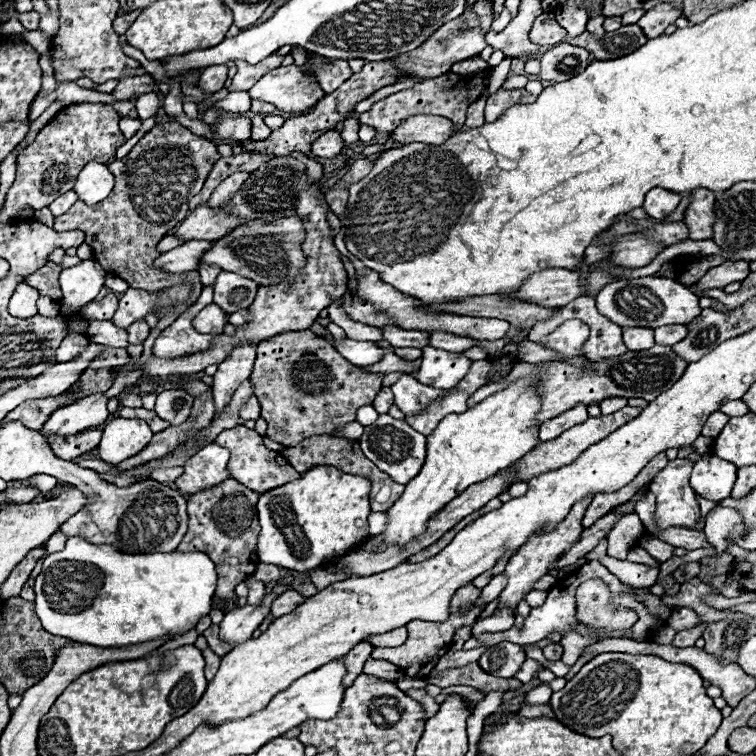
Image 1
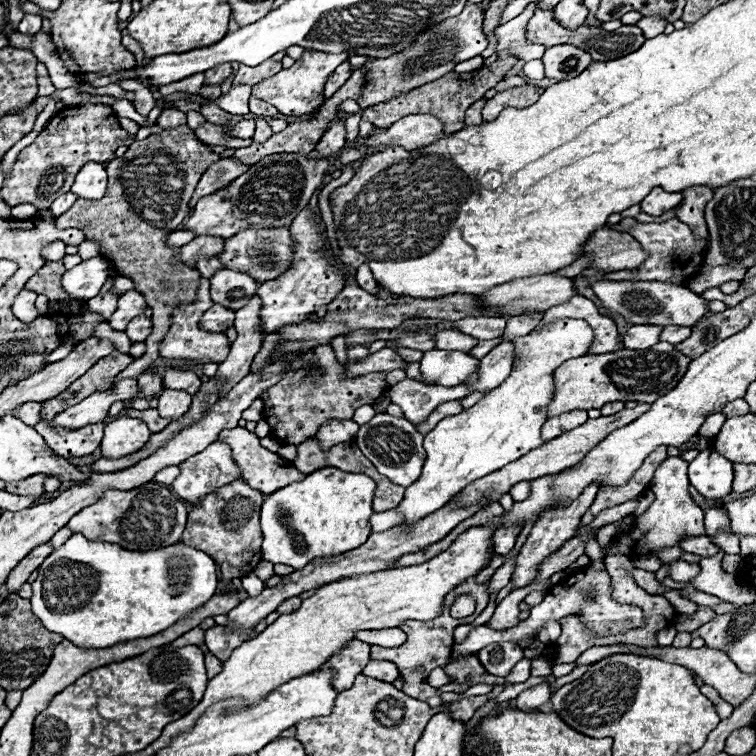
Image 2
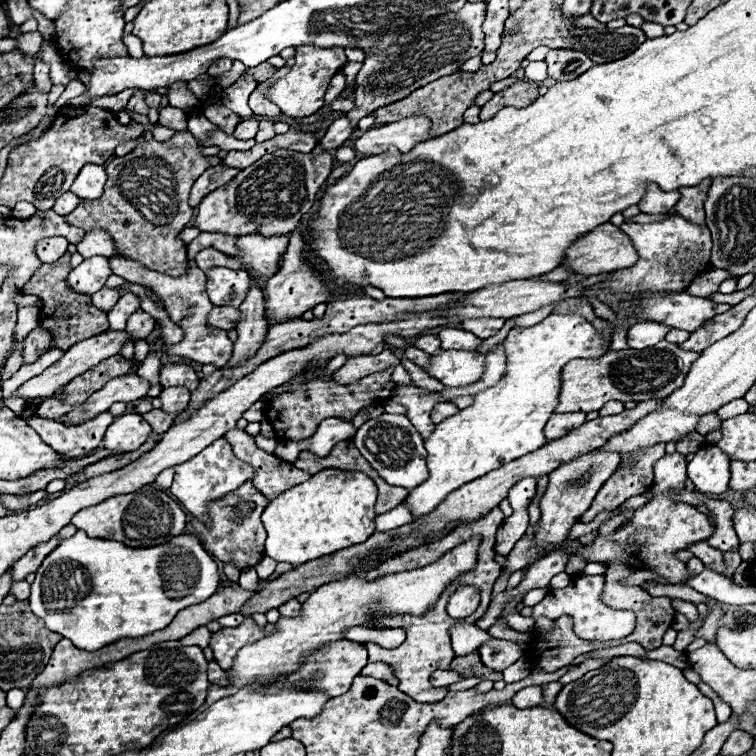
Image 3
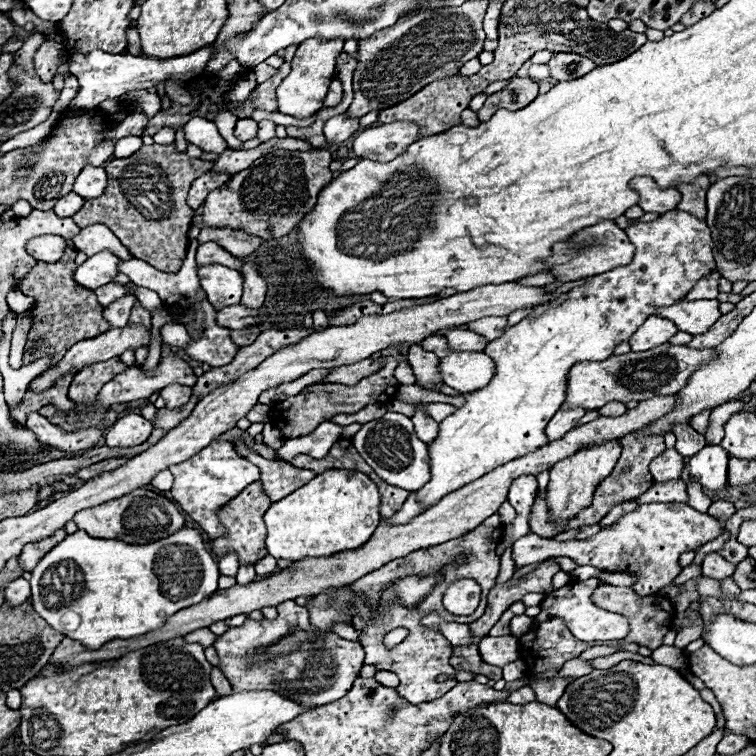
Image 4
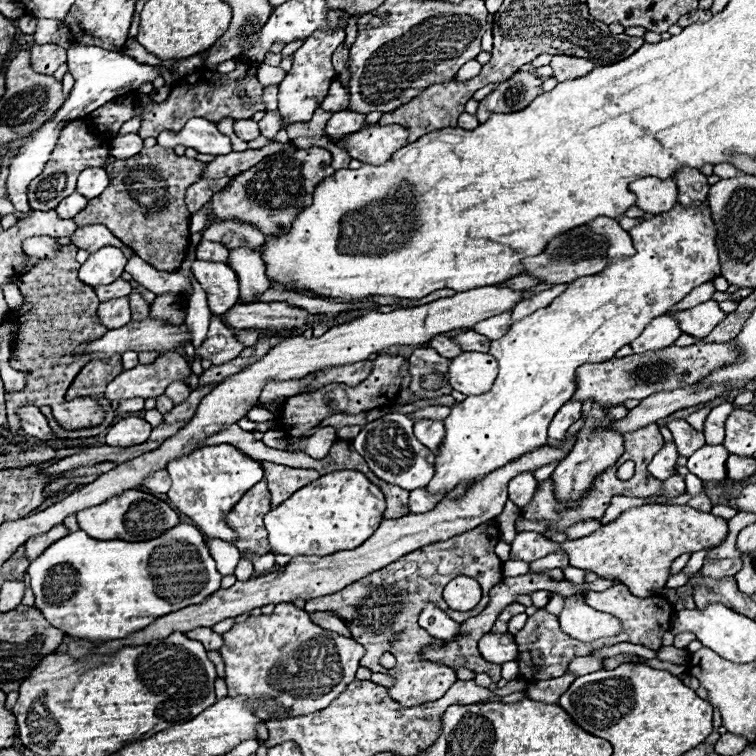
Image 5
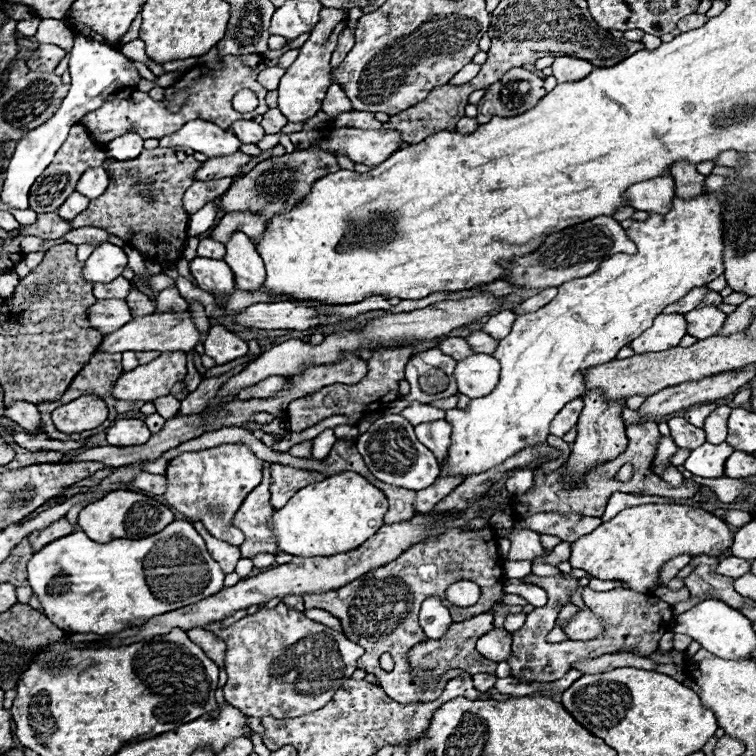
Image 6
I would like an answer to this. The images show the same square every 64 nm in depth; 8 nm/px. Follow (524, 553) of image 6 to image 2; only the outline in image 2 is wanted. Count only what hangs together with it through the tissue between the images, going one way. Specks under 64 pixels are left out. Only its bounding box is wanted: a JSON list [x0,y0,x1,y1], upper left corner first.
[490,456,706,592]

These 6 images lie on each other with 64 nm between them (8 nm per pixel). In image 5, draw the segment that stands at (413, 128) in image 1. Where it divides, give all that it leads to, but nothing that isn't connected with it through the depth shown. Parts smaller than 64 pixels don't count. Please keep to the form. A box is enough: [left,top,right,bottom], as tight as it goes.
[332,124,408,164]

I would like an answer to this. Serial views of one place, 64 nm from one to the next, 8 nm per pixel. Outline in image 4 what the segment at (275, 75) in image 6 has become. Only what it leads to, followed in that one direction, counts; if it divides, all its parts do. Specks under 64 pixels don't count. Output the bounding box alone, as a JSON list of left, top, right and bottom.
[254,64,278,84]

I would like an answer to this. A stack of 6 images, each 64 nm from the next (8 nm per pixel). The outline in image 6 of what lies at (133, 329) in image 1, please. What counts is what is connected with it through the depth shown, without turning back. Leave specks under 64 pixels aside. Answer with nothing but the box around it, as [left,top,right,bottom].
[124,286,156,318]

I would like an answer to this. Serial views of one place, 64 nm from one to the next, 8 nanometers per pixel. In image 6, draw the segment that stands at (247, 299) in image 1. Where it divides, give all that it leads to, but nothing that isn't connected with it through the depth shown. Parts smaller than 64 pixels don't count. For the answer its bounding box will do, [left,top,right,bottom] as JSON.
[190,256,234,306]

